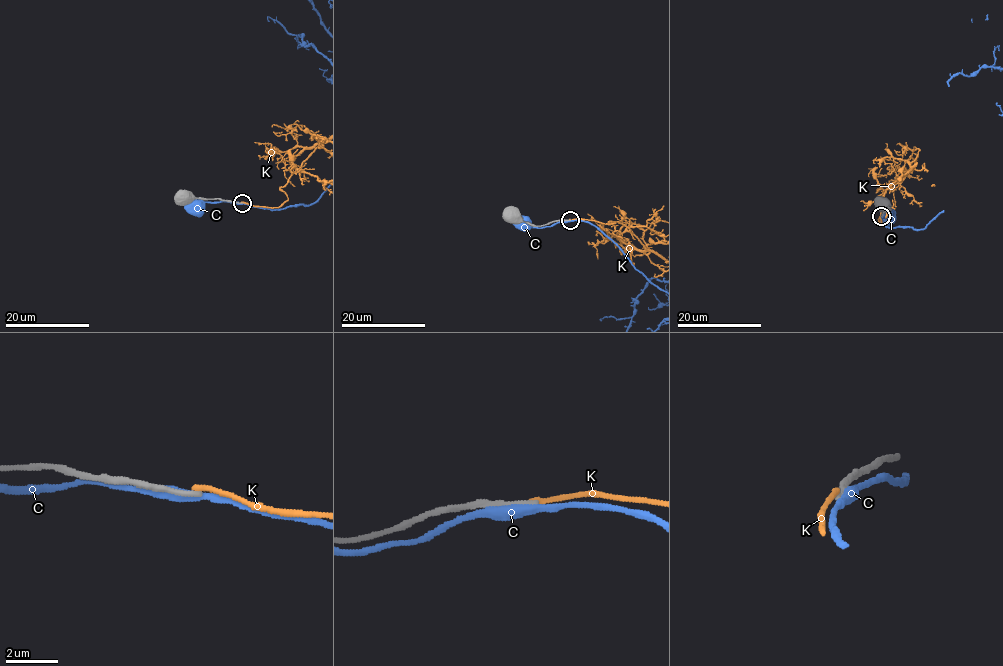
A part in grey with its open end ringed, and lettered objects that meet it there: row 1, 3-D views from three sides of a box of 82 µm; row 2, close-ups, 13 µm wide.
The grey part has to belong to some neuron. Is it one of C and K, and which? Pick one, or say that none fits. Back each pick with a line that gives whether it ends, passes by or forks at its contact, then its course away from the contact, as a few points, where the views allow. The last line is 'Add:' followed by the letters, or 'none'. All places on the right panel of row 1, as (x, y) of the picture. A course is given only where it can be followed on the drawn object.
Add: none

